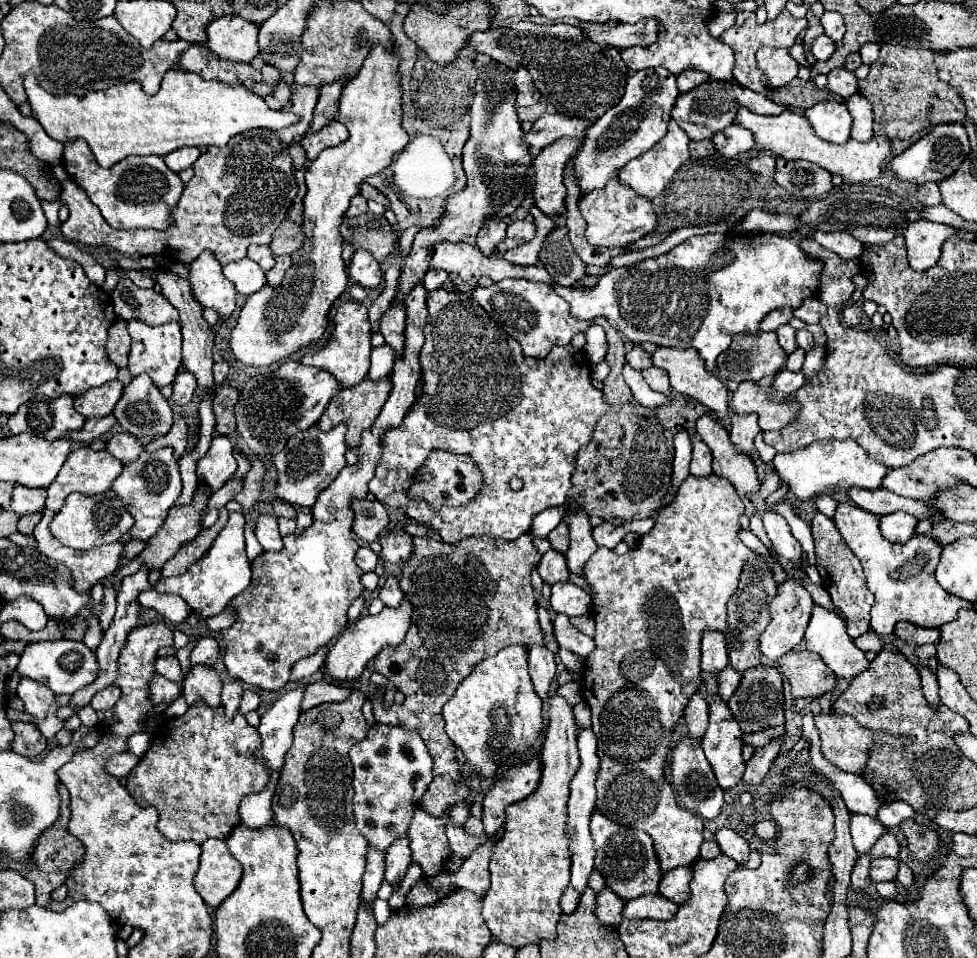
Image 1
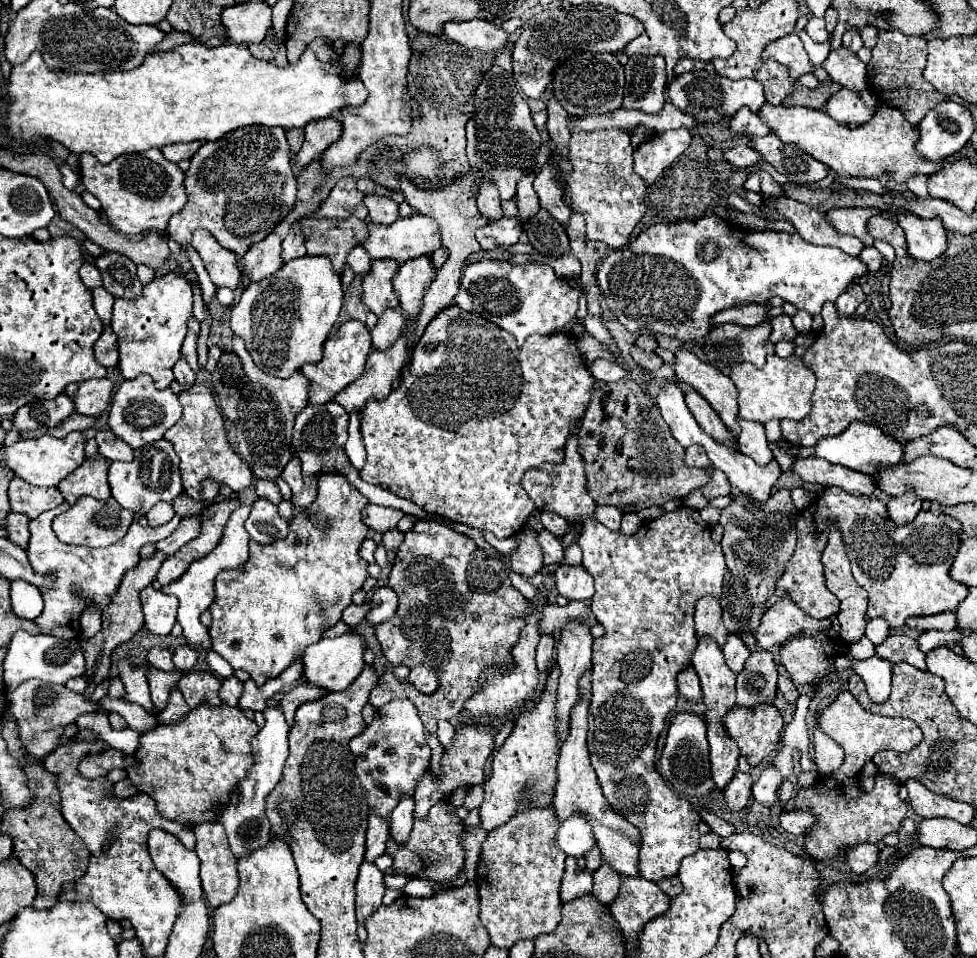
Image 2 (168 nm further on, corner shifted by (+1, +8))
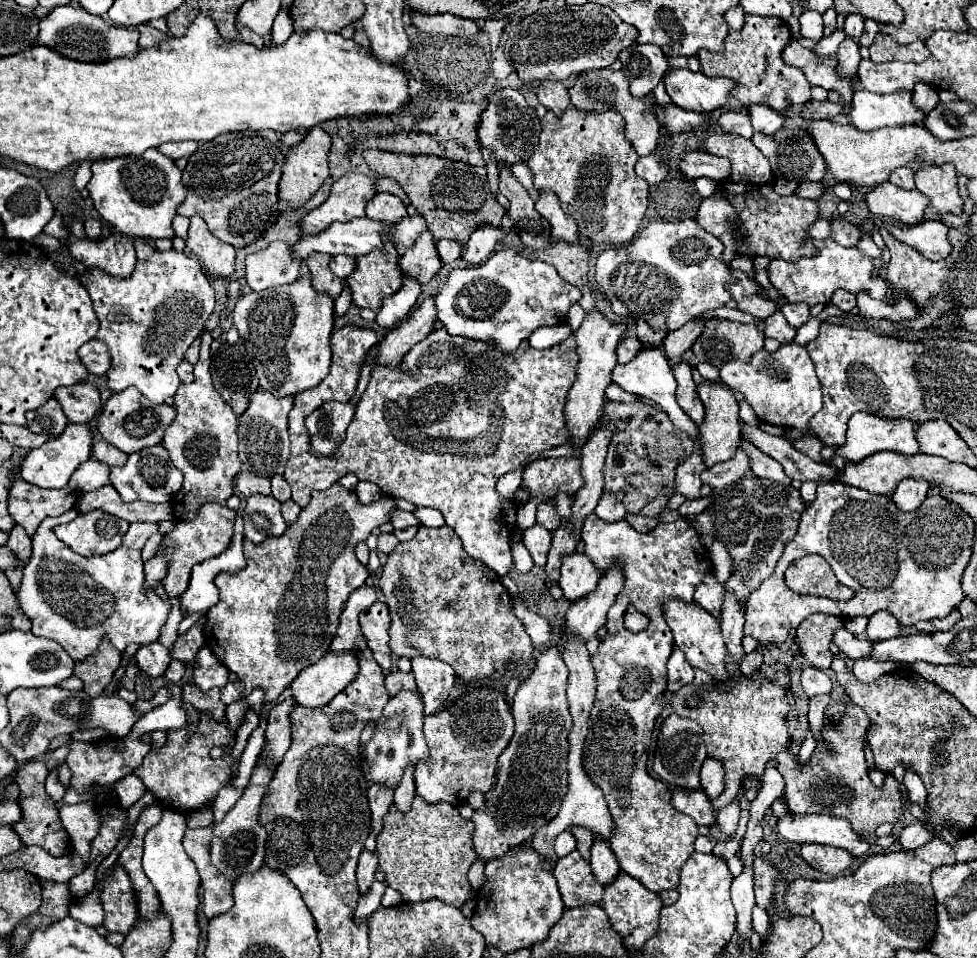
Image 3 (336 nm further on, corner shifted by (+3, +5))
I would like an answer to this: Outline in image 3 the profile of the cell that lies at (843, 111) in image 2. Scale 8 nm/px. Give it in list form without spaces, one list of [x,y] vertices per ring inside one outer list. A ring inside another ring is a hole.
[[[857,89],[853,93],[849,117],[859,131],[875,131],[883,127],[919,123],[925,115],[911,105],[911,93],[875,95],[865,89]]]

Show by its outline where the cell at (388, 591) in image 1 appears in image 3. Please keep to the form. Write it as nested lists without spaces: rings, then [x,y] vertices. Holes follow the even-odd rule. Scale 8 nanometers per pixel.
[[[375,601],[373,605],[369,605],[363,613],[361,613],[361,631],[367,639],[369,649],[373,651],[375,661],[383,667],[383,673],[387,675],[393,667],[393,659],[391,659],[391,651],[387,647],[391,617],[389,617],[389,609],[383,601]]]

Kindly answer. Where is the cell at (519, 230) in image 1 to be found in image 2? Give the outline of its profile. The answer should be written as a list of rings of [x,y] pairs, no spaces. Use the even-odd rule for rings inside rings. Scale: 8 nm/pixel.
[[[501,218],[499,222],[491,222],[491,224],[475,230],[481,250],[513,246],[513,244],[517,244],[519,234],[521,234],[521,222],[517,218]]]

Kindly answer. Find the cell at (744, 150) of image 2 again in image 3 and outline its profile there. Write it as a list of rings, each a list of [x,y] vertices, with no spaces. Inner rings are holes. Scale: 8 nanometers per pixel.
[[[687,153],[683,157],[683,161],[679,163],[681,171],[689,177],[689,179],[697,179],[697,177],[707,177],[713,179],[717,183],[725,181],[731,173],[731,161],[723,159],[723,157],[715,157],[709,153]]]

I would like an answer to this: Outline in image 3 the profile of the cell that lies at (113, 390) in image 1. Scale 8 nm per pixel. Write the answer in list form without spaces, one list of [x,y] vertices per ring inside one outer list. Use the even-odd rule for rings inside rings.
[[[89,383],[59,387],[55,391],[55,399],[59,399],[71,423],[89,423],[101,411],[99,389]]]

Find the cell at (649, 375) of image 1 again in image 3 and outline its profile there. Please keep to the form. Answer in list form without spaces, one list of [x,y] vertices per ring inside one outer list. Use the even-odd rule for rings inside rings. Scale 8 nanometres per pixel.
[[[631,337],[631,339],[623,339],[623,341],[619,343],[619,347],[617,347],[617,359],[619,359],[619,363],[627,363],[627,361],[631,361],[641,349],[643,349],[643,343],[637,341],[635,337]]]

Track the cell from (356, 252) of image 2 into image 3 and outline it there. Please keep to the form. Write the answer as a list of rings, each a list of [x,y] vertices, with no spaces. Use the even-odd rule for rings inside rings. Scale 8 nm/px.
[[[339,255],[331,261],[331,271],[341,277],[341,279],[347,279],[353,271],[357,269],[357,261],[355,257],[347,257],[347,255]]]

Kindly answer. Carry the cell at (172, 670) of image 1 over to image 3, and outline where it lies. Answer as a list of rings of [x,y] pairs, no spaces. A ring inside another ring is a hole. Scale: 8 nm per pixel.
[[[157,641],[157,643],[149,643],[149,645],[139,647],[135,653],[135,659],[137,659],[141,673],[145,673],[149,677],[159,677],[165,673],[167,665],[171,663],[171,653],[167,647],[163,647]]]

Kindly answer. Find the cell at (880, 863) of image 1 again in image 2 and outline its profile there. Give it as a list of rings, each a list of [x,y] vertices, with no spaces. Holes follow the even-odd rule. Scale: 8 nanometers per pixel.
[[[859,844],[845,852],[845,864],[851,872],[863,874],[867,872],[879,858],[879,848],[875,844]]]

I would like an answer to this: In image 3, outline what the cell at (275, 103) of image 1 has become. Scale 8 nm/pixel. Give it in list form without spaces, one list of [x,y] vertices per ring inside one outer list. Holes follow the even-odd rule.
[[[279,11],[271,29],[271,43],[281,45],[291,37],[291,33],[293,33],[293,21],[289,17],[289,11]]]

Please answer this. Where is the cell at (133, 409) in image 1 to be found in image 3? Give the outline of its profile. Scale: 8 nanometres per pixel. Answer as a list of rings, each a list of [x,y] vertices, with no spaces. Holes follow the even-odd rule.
[[[127,387],[125,391],[113,393],[109,397],[109,401],[103,407],[103,413],[97,417],[97,429],[103,439],[107,439],[111,445],[117,445],[123,453],[131,455],[139,449],[161,443],[165,429],[175,419],[175,413],[177,413],[175,407],[165,403],[155,405],[147,401],[147,397],[143,397],[135,387]]]

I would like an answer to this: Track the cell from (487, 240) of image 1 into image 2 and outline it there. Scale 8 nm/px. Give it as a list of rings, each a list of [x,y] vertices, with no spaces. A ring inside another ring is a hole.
[[[489,178],[485,182],[481,182],[481,186],[479,186],[477,206],[479,206],[479,212],[489,218],[489,222],[495,222],[501,218],[501,198]]]

